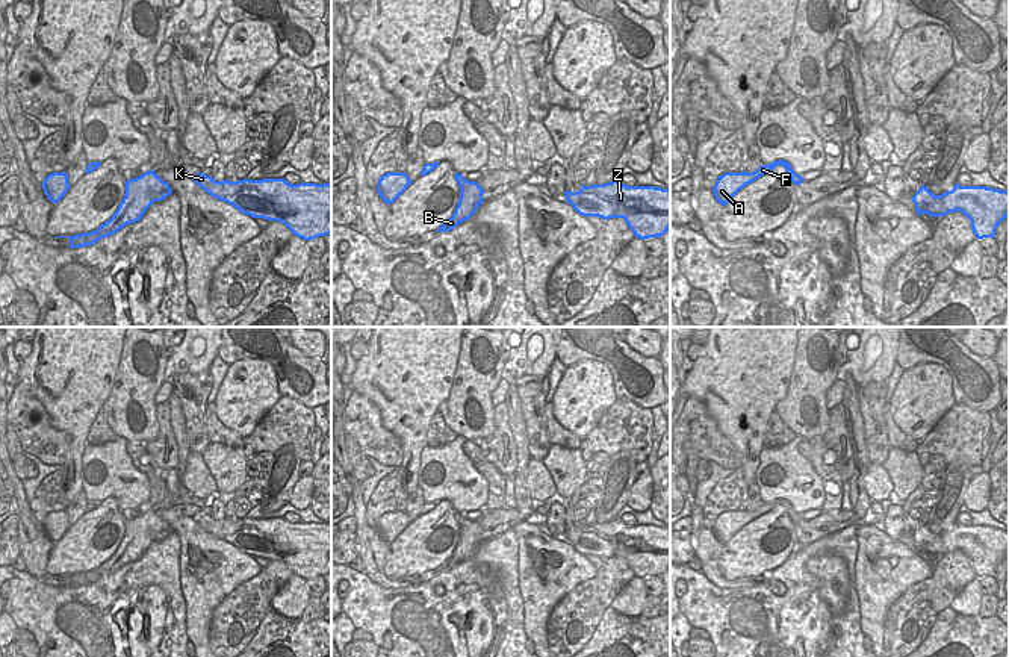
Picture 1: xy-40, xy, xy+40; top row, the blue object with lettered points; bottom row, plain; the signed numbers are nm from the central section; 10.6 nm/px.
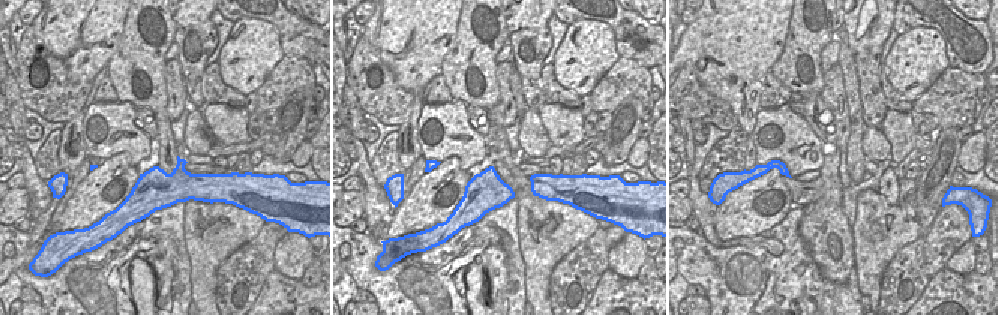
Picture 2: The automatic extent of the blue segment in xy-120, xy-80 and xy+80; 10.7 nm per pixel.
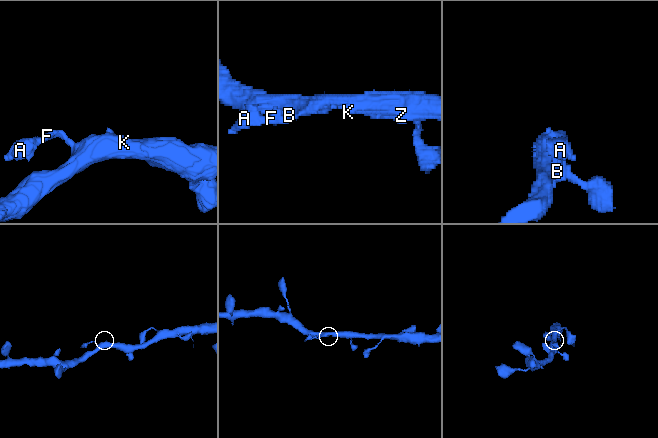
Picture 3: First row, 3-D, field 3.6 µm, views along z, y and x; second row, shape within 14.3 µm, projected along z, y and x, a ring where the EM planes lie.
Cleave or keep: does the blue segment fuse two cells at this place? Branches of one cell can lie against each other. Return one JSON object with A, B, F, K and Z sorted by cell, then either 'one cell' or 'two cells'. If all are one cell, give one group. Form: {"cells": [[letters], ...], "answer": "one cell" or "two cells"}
{"cells": [["A", "B", "F", "K", "Z"]], "answer": "one cell"}

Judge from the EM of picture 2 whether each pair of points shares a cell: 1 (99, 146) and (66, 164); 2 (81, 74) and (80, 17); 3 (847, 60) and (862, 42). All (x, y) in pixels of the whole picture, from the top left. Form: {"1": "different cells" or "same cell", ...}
{"1": "different cells", "2": "same cell", "3": "different cells"}

